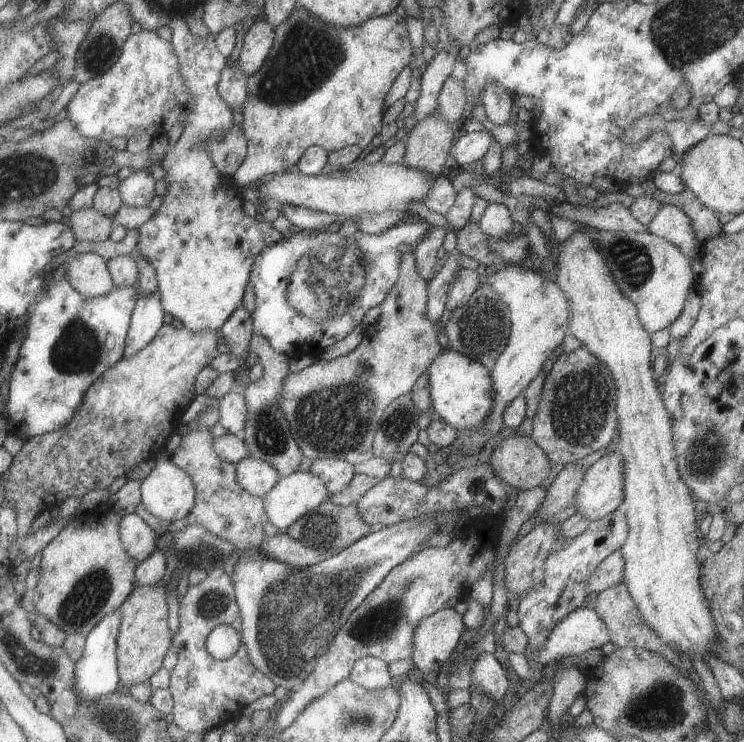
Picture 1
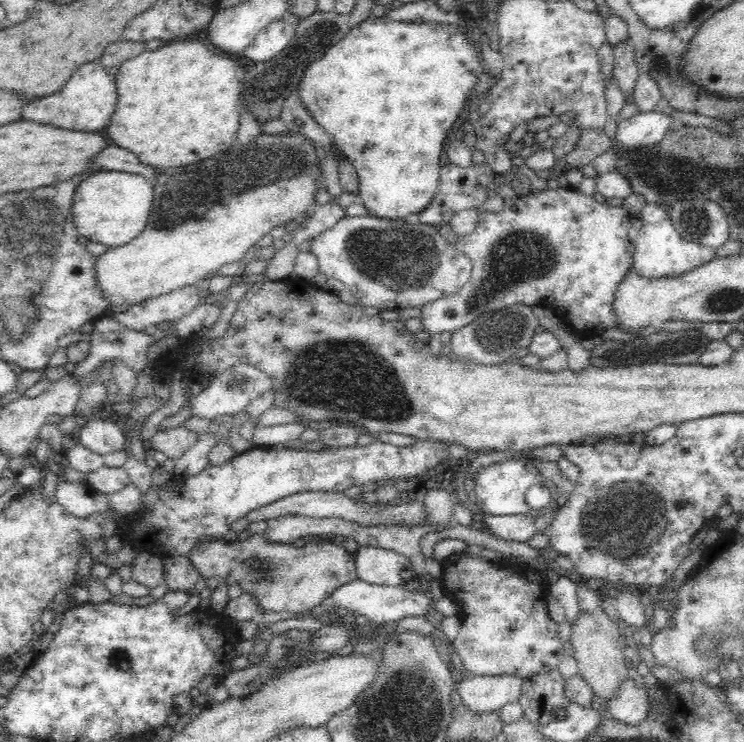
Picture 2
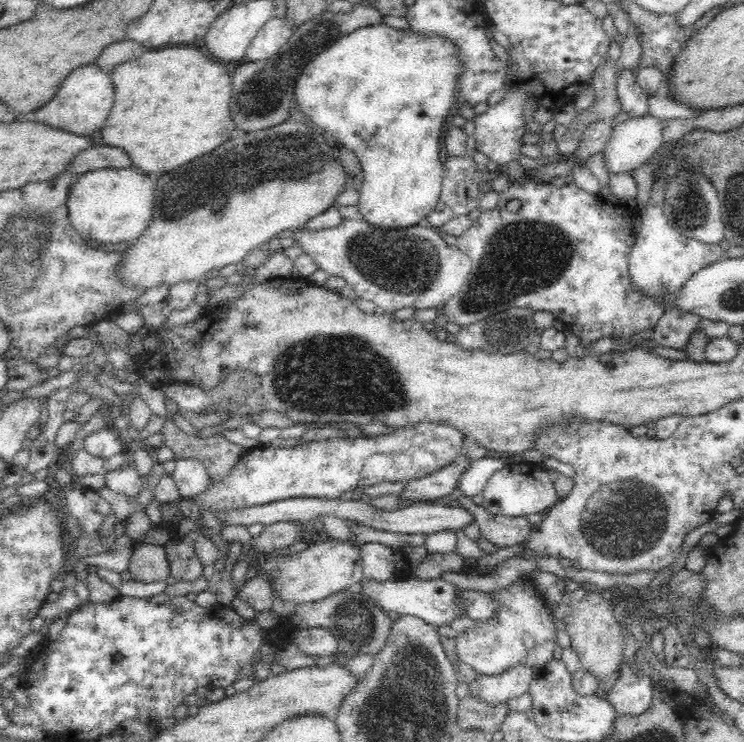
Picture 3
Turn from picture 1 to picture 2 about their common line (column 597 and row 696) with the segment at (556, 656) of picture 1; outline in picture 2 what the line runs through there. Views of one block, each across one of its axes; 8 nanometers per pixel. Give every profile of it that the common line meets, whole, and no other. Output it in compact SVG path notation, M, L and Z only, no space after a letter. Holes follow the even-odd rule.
M628 678L606 706L614 720L628 726L638 726L648 716L649 696L641 682L630 681Z

